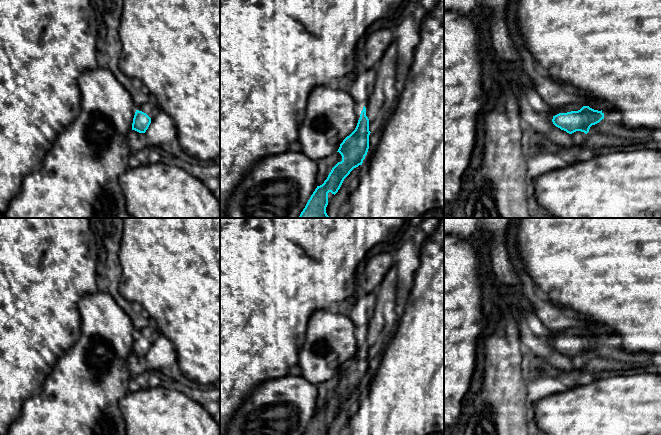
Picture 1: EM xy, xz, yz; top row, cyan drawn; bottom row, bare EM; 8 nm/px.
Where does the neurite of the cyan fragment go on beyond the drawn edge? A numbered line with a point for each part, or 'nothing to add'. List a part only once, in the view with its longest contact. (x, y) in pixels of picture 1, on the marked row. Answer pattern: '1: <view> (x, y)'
1: yz (569, 107)

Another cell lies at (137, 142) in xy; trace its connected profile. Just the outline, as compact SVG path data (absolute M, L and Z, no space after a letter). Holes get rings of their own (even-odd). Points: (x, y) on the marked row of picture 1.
M131 130L128 134L128 145L133 155L141 156L147 150L147 139L145 133Z

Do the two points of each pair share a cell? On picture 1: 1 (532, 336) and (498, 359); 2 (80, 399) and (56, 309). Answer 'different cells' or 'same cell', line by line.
1: different cells
2: different cells

